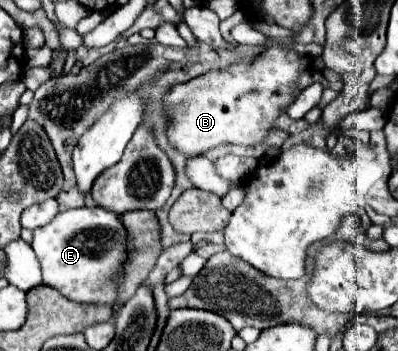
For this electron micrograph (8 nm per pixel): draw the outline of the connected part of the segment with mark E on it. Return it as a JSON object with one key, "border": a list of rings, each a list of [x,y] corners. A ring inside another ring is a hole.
{"border":[[[83,206],[59,212],[49,224],[33,232],[31,248],[35,250],[43,270],[43,284],[57,288],[65,298],[81,304],[113,304],[117,300],[117,292],[125,274],[125,264],[129,260],[129,234],[125,224],[121,224],[119,214],[113,214],[99,206],[95,208]]]}

